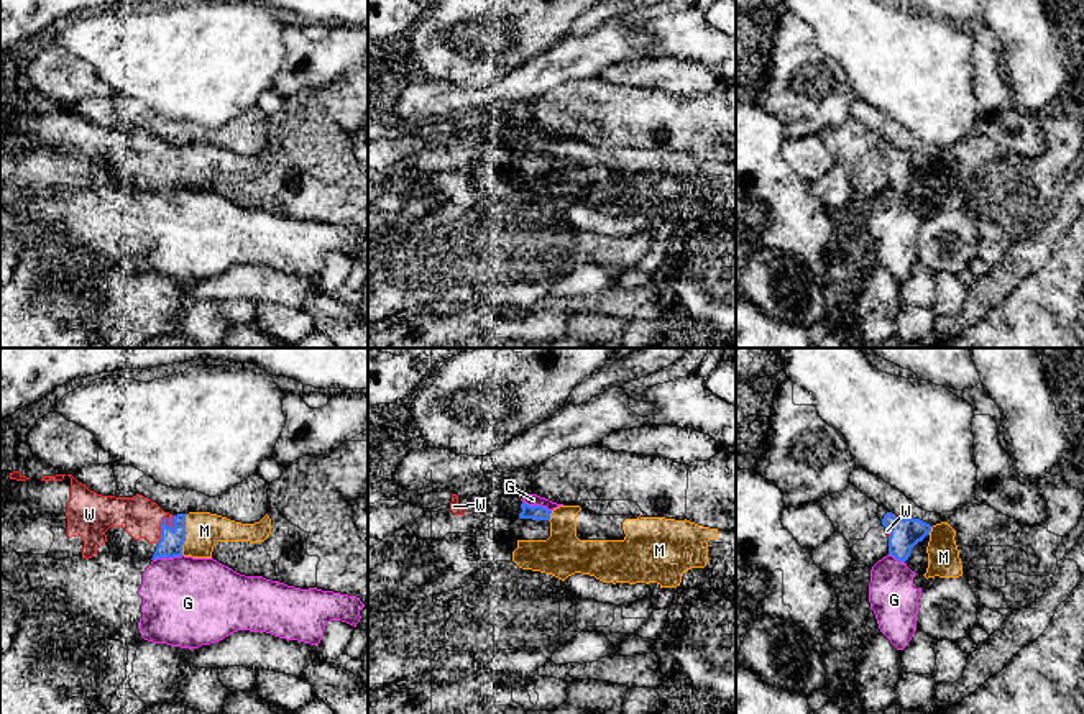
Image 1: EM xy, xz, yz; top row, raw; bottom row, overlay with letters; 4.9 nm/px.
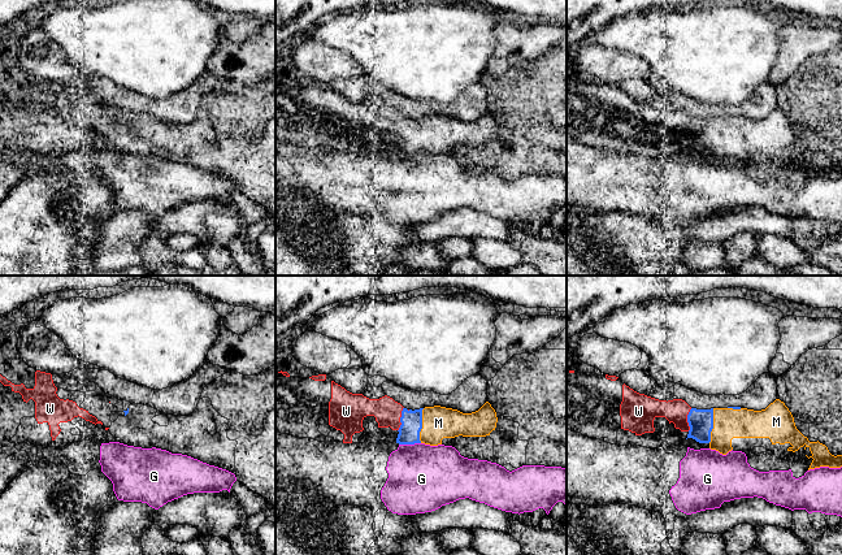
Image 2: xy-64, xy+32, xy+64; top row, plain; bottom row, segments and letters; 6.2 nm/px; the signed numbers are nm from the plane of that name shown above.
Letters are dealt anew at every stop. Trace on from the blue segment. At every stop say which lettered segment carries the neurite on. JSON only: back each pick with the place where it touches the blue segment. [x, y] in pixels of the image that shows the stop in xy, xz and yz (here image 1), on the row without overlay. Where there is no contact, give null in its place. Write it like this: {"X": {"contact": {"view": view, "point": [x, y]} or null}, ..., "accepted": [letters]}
{"M": {"contact": {"view": "xy", "point": [186, 164]}}, "W": {"contact": {"view": "xy", "point": [161, 158]}}, "accepted": ["M", "W"]}

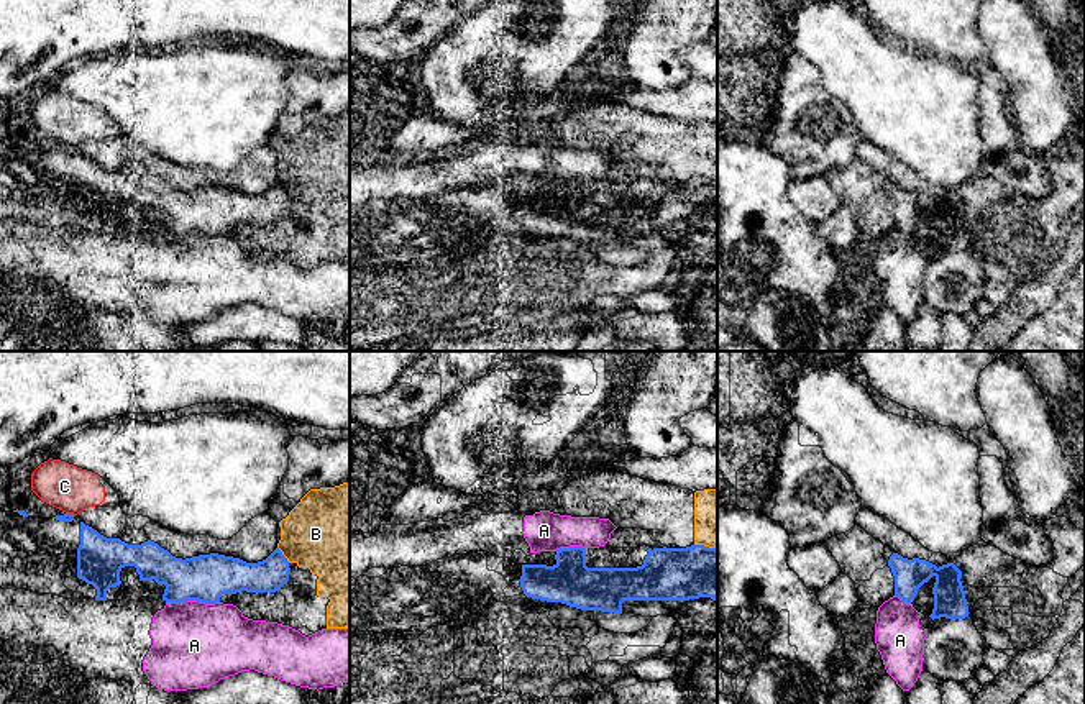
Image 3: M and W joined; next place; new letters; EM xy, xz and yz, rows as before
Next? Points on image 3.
{"accepted": []}

